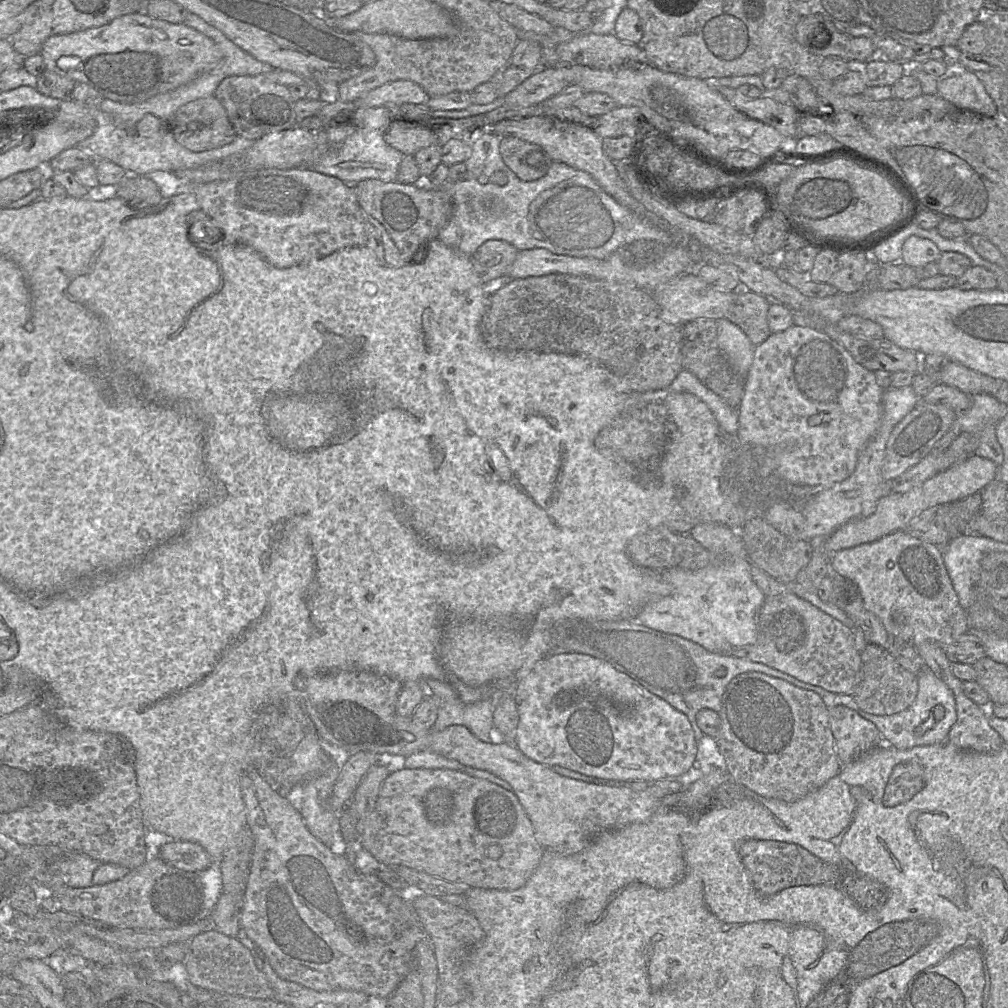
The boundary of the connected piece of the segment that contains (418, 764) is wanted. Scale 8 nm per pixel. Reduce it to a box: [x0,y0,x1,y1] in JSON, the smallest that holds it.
[404,751,513,791]

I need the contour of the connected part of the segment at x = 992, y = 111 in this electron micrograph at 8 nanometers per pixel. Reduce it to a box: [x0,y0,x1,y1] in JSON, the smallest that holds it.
[938,70,997,117]

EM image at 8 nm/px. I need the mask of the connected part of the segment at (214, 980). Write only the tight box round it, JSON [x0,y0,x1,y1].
[183,930,273,999]

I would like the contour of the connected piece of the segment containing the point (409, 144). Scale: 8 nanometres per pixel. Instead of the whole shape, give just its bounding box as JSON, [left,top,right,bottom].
[384,120,441,156]

